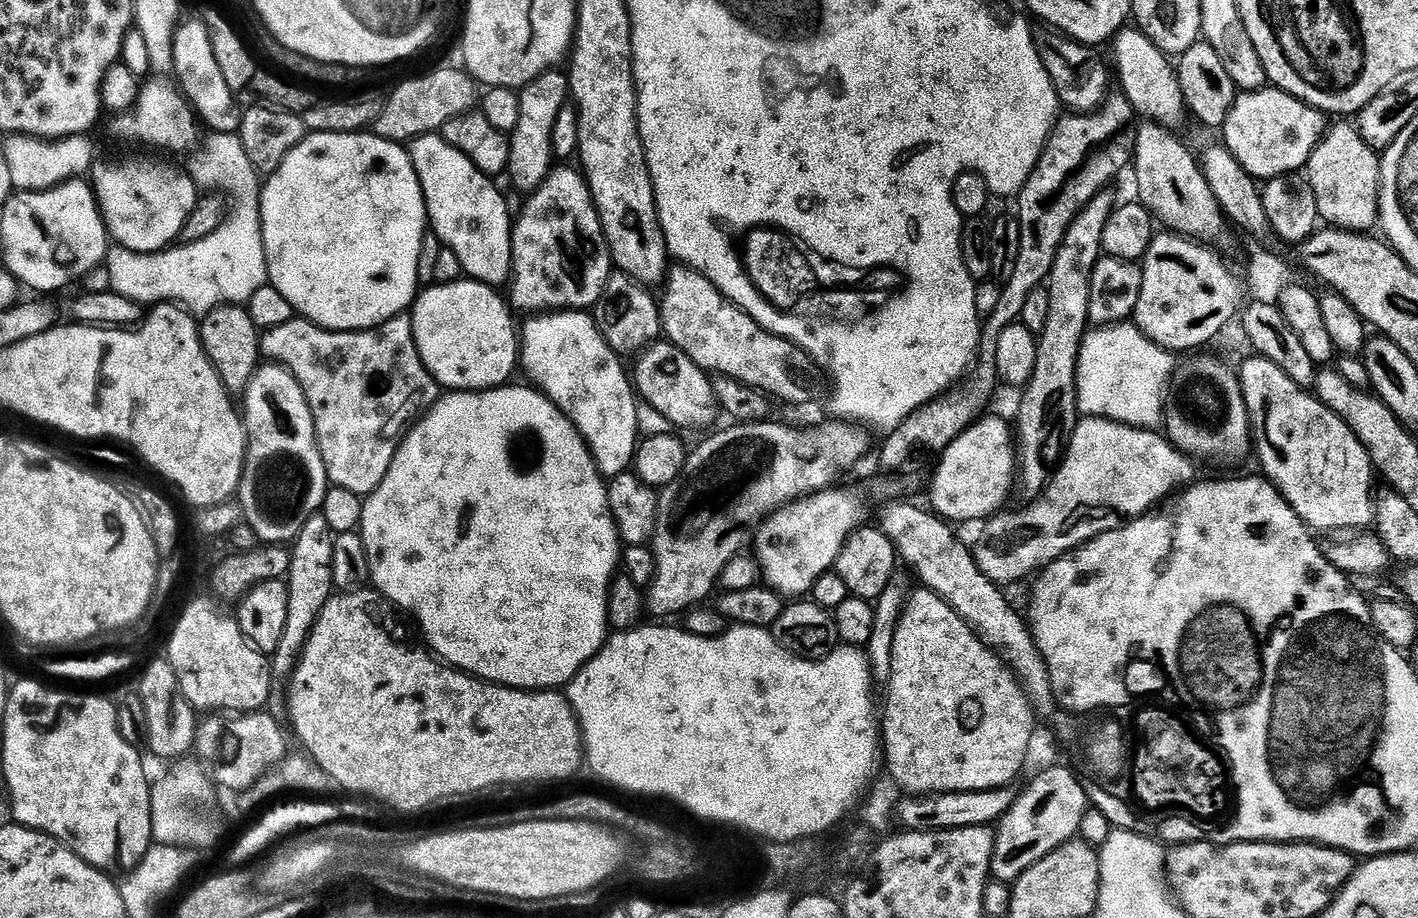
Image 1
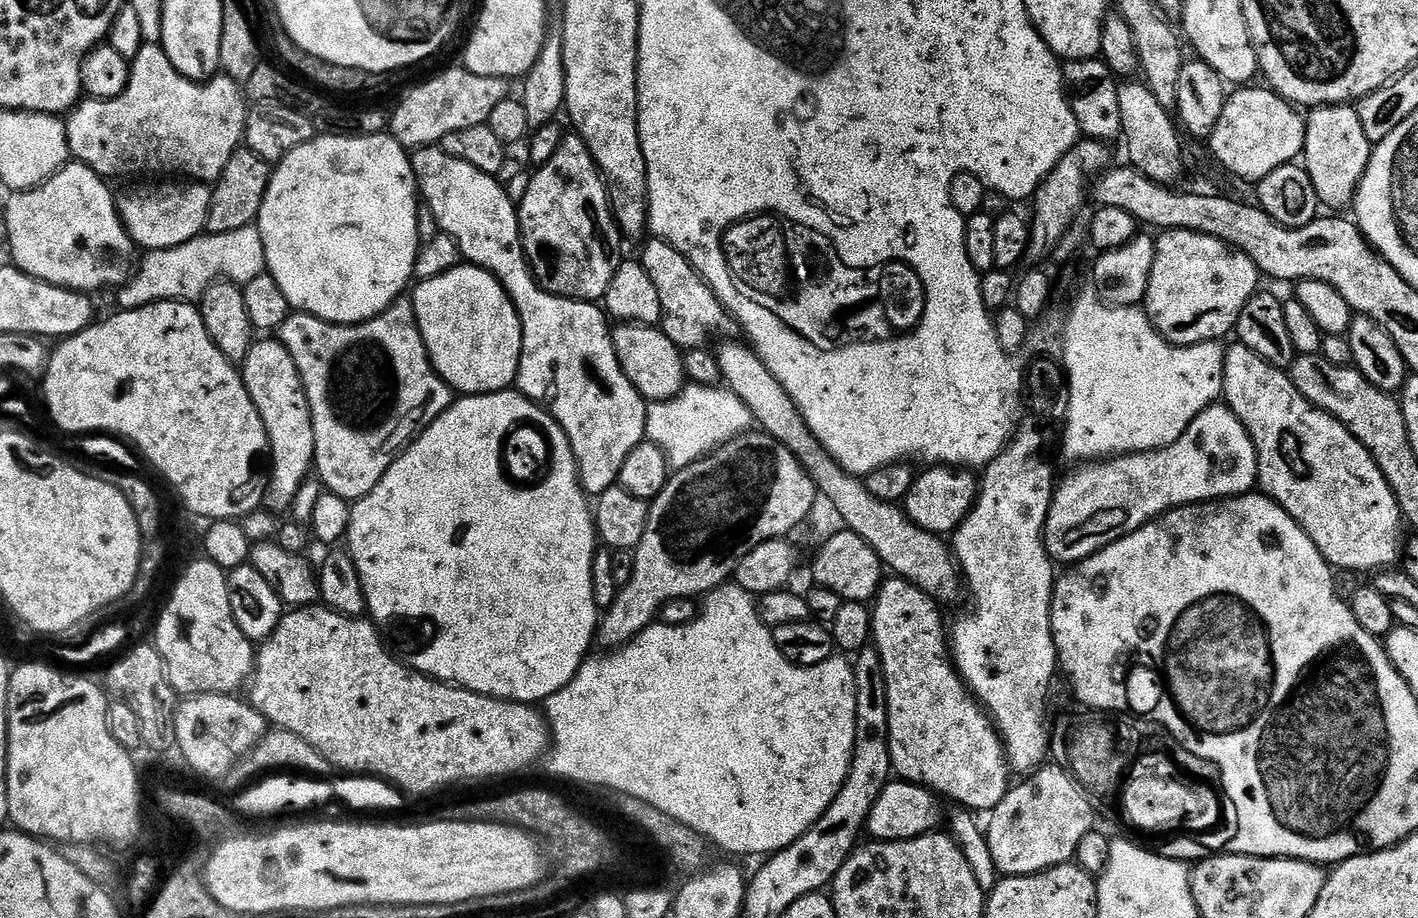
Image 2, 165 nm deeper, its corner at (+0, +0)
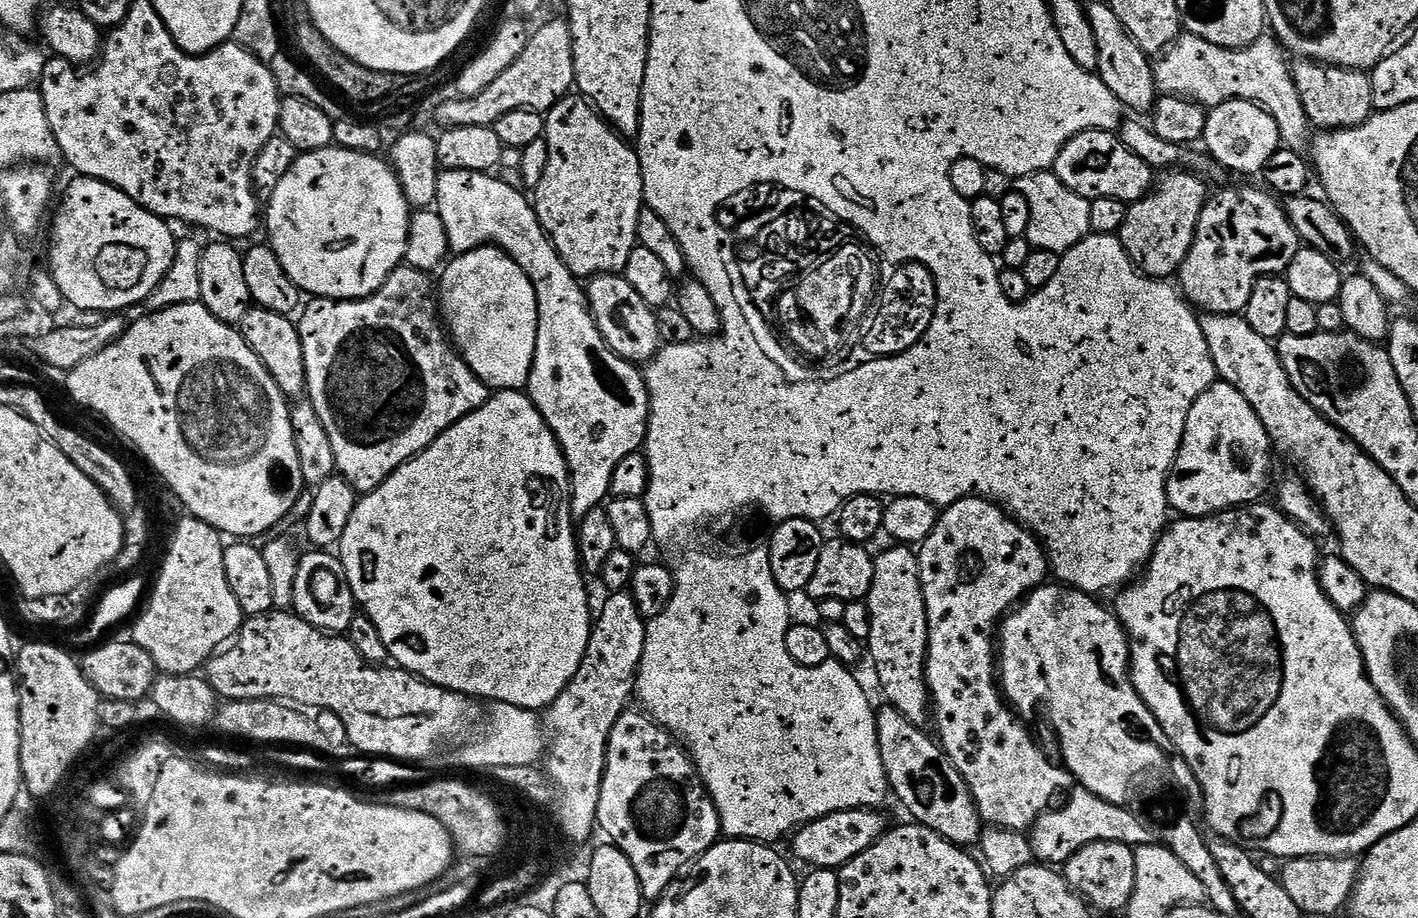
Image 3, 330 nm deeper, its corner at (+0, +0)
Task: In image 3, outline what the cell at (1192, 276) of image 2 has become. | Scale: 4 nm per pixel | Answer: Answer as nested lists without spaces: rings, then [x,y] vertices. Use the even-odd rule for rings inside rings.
[[[1244,188],[1240,193],[1224,192],[1221,196],[1213,195],[1205,204],[1198,220],[1194,242],[1190,246],[1190,254],[1186,254],[1178,273],[1179,287],[1189,305],[1197,309],[1204,308],[1200,310],[1214,316],[1235,316],[1243,313],[1250,302],[1254,286],[1262,277],[1287,273],[1302,241],[1289,220],[1285,205],[1271,191],[1263,191]]]

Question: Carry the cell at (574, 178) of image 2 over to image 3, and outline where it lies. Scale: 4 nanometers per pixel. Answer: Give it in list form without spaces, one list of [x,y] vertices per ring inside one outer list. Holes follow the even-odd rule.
[[[569,94],[546,113],[543,139],[548,144],[548,161],[539,185],[534,189],[534,207],[544,233],[552,240],[556,253],[578,278],[623,273],[626,261],[638,241],[638,218],[644,203],[644,179],[640,173],[640,153],[632,148],[587,100]]]

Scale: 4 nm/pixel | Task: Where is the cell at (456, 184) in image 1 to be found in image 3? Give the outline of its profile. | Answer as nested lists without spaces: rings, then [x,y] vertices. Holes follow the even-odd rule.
[[[441,171],[434,208],[445,224],[448,247],[453,253],[461,254],[484,245],[495,245],[522,268],[533,284],[537,296],[537,344],[526,392],[564,452],[572,485],[572,514],[579,518],[590,514],[590,510],[601,507],[609,499],[614,466],[618,466],[626,454],[641,451],[645,443],[650,415],[646,376],[637,365],[614,354],[602,338],[596,319],[588,308],[588,297],[581,281],[556,253],[556,247],[544,233],[529,197],[527,200],[518,189],[494,177],[486,172]]]

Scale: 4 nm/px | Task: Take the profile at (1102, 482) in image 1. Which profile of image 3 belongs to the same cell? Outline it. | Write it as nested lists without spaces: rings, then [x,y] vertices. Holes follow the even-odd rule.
[[[1223,382],[1213,384],[1208,391],[1202,393],[1198,402],[1194,402],[1186,418],[1184,437],[1172,473],[1168,475],[1168,502],[1171,511],[1184,518],[1214,516],[1217,512],[1263,501],[1268,479],[1272,476],[1272,456],[1274,457],[1272,440],[1258,414],[1254,414],[1250,402],[1242,398],[1237,388]]]

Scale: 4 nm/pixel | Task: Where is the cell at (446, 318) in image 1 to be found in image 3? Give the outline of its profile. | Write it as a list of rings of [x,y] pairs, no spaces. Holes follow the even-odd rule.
[[[484,245],[481,248],[476,248],[474,251],[461,253],[454,259],[456,260],[452,264],[450,262],[445,265],[442,280],[438,282],[442,316],[447,324],[453,345],[467,363],[468,368],[474,370],[475,376],[483,381],[489,389],[495,391],[519,391],[523,389],[528,383],[529,374],[532,372],[533,358],[536,356],[537,296],[534,294],[533,284],[527,278],[522,268],[495,245]]]

